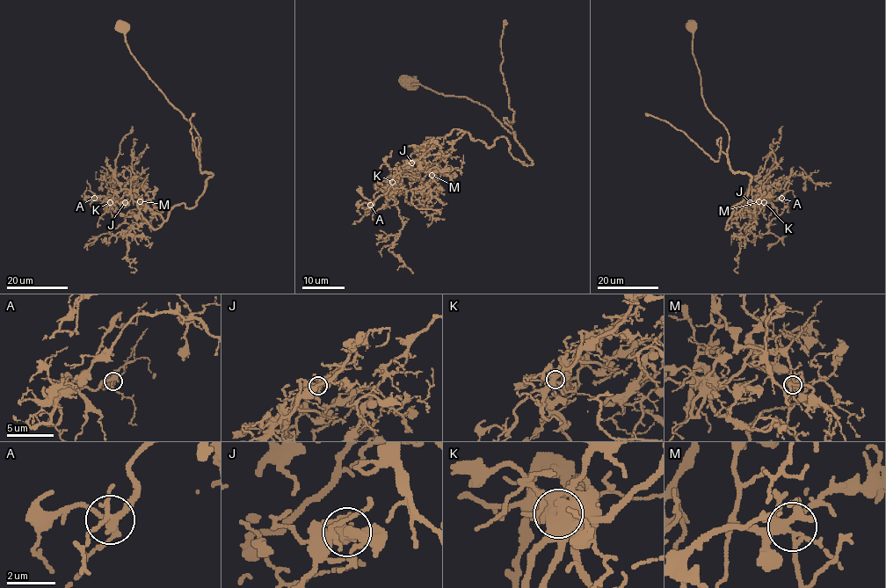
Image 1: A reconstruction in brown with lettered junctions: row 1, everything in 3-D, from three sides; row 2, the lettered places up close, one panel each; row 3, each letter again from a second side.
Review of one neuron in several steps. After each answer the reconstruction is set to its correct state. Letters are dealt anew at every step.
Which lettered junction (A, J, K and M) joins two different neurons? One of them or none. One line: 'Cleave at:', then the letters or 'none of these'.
Cleave at: K

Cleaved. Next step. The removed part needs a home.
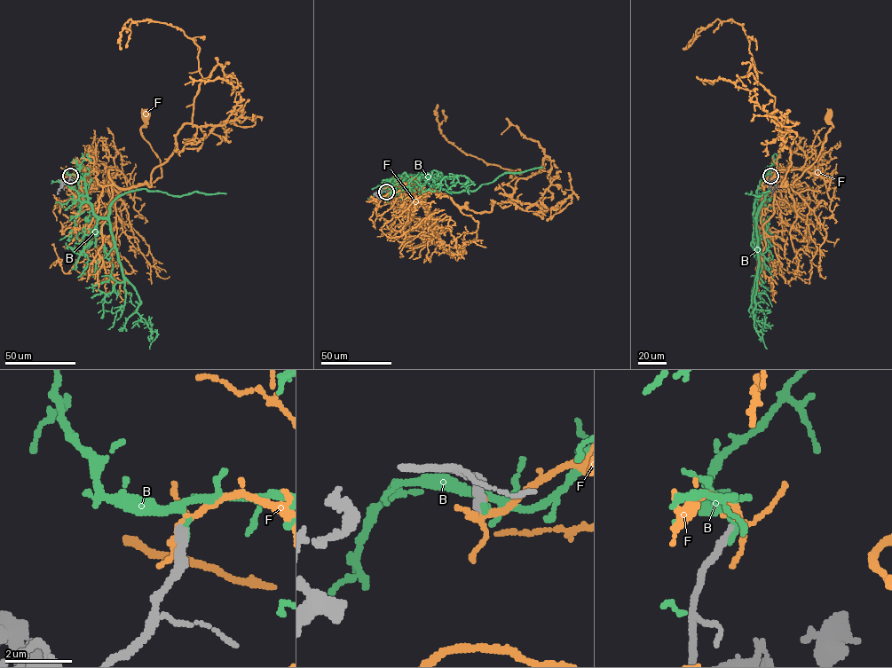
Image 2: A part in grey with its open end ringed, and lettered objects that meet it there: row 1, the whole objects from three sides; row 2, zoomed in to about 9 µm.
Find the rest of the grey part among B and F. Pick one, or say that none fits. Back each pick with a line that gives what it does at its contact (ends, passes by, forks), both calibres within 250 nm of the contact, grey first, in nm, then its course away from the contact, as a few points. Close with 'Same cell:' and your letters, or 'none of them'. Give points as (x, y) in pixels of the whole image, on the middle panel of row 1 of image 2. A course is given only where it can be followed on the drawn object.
Same cell: none of them

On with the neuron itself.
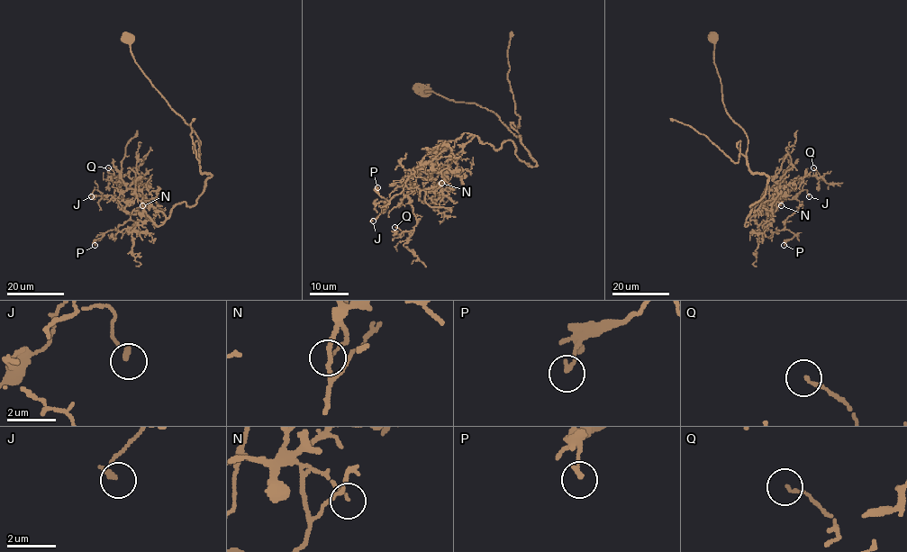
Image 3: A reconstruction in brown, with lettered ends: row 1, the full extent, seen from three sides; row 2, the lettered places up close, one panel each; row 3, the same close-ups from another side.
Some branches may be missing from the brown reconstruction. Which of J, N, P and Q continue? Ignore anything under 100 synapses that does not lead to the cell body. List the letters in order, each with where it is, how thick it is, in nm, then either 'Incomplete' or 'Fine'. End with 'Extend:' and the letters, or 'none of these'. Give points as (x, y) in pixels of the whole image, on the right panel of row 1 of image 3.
J: Place: (809, 196). Thickness 200 nm. Fine
N: Place: (781, 205). Thickness 110 nm. Fine
P: Place: (784, 245). Thickness 170 nm. Fine
Q: Place: (813, 167). Thickness 110 nm. Fine
Extend: none of these

